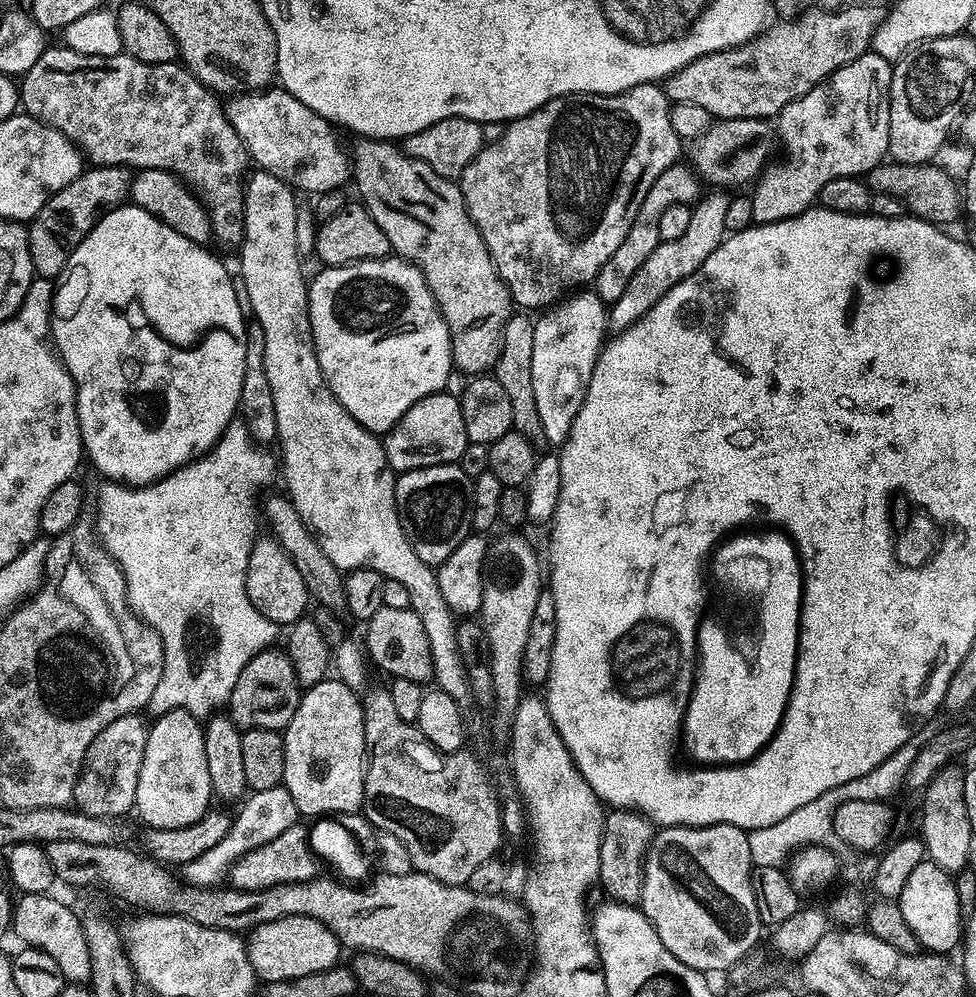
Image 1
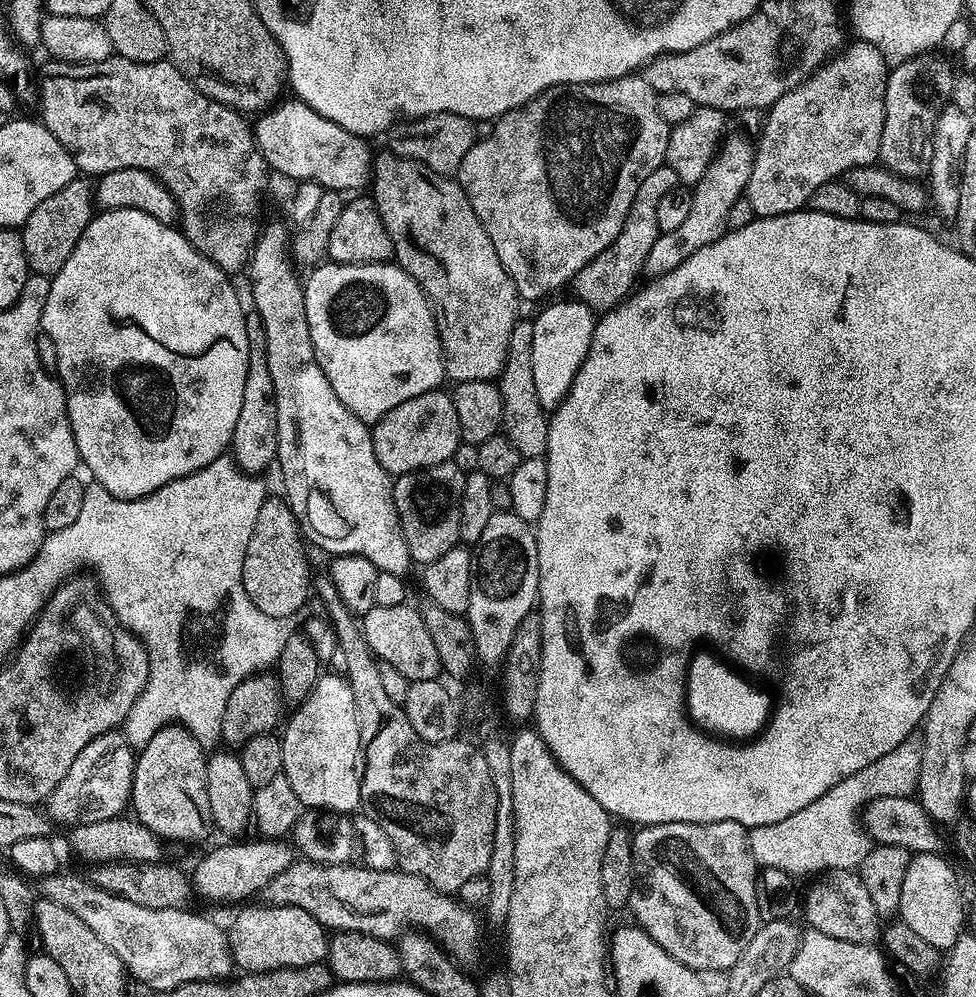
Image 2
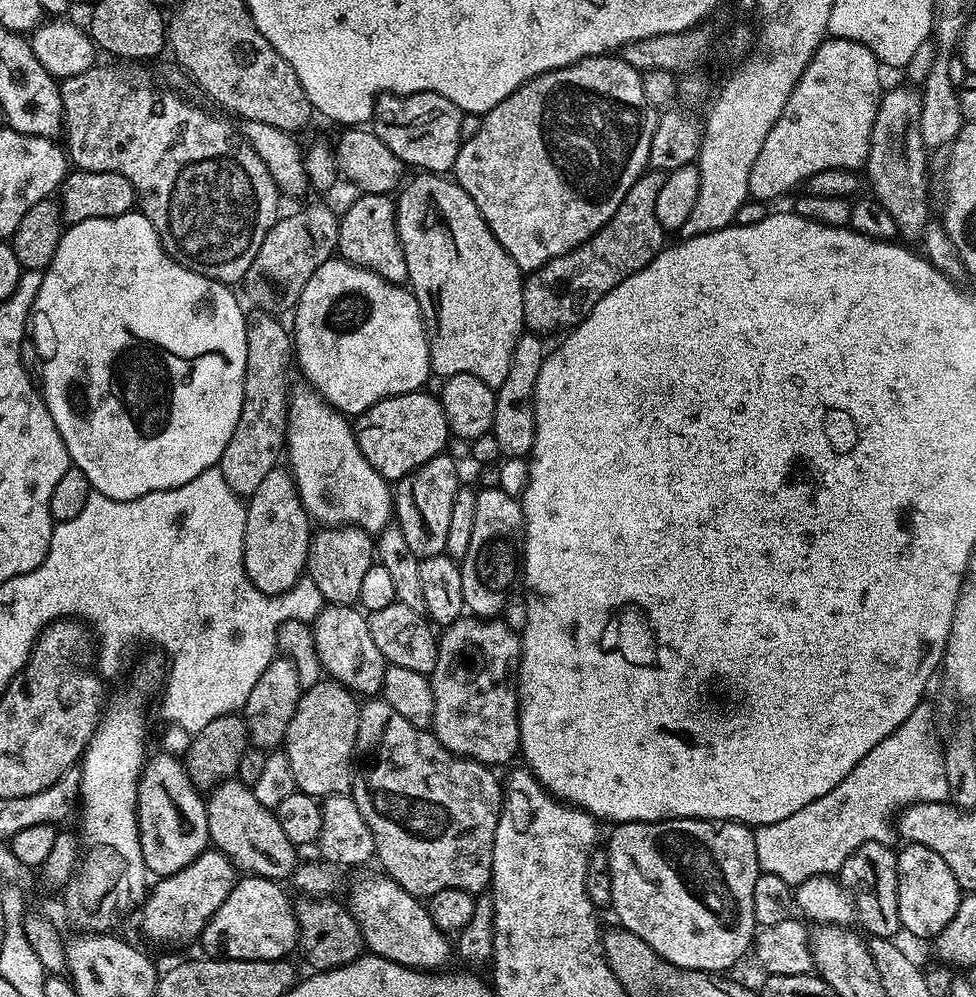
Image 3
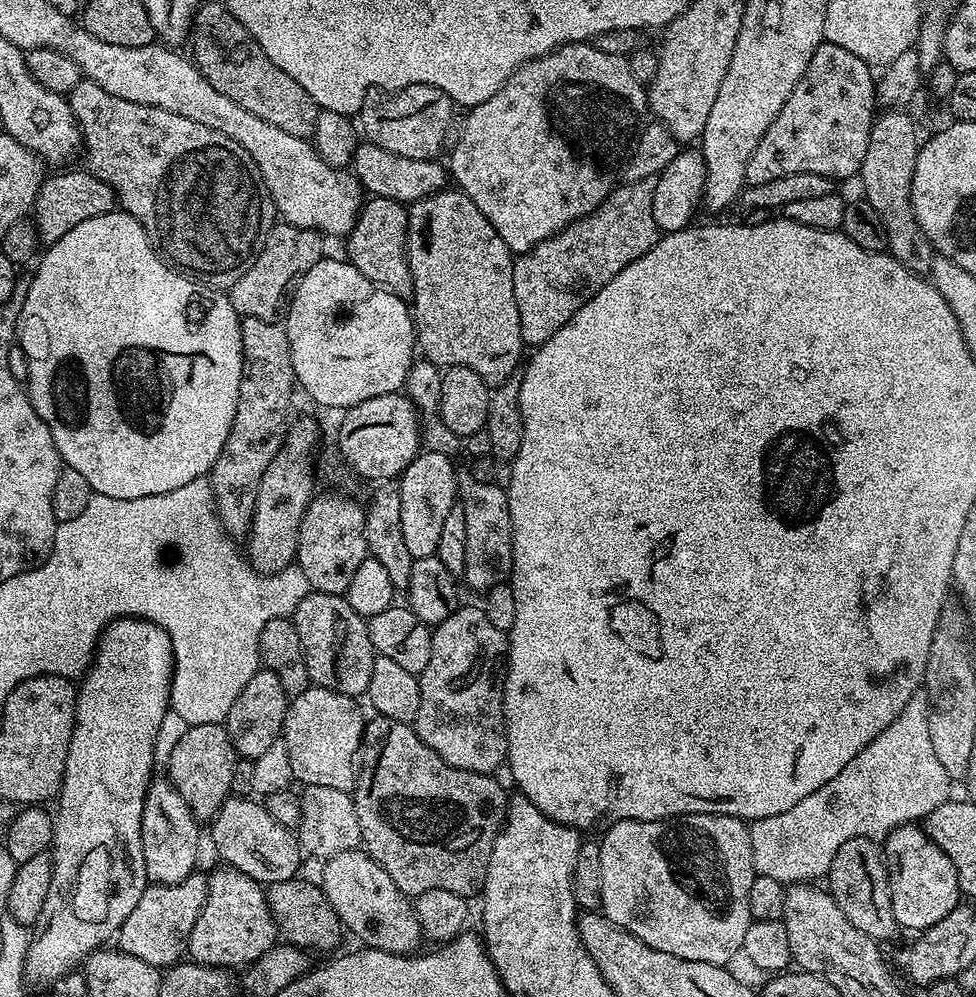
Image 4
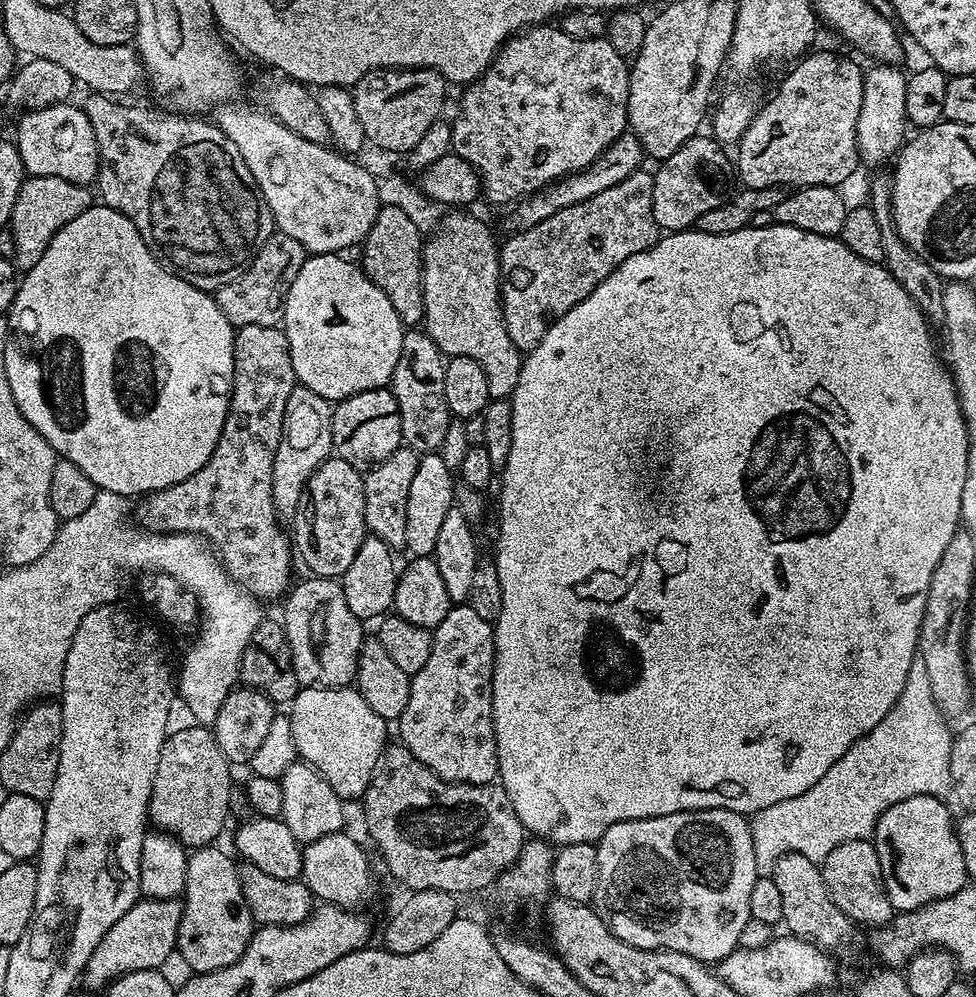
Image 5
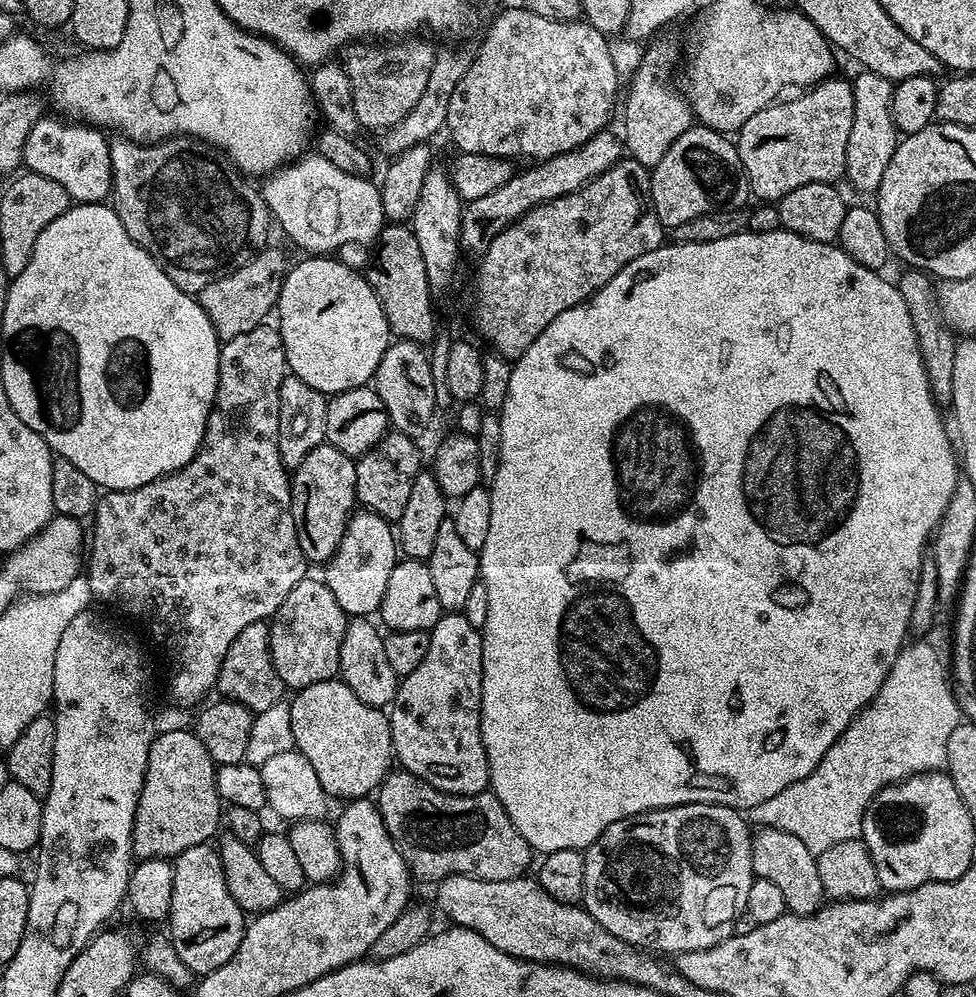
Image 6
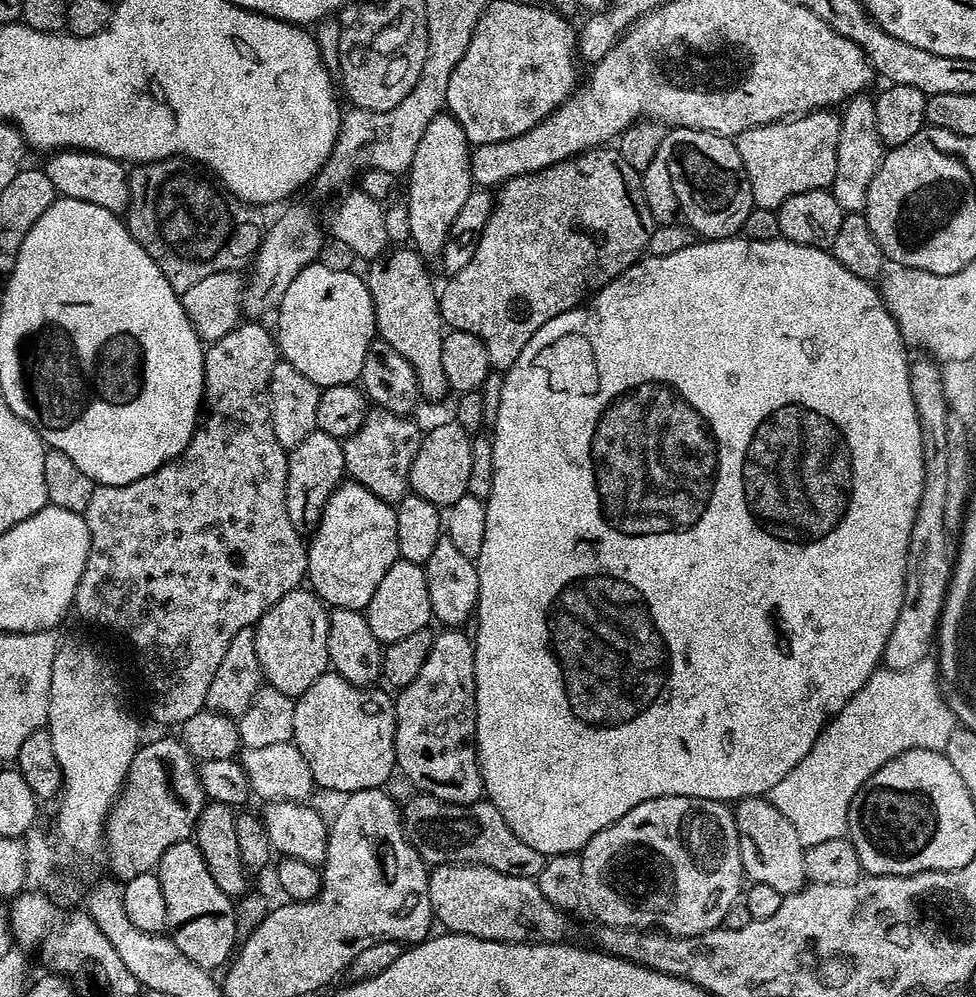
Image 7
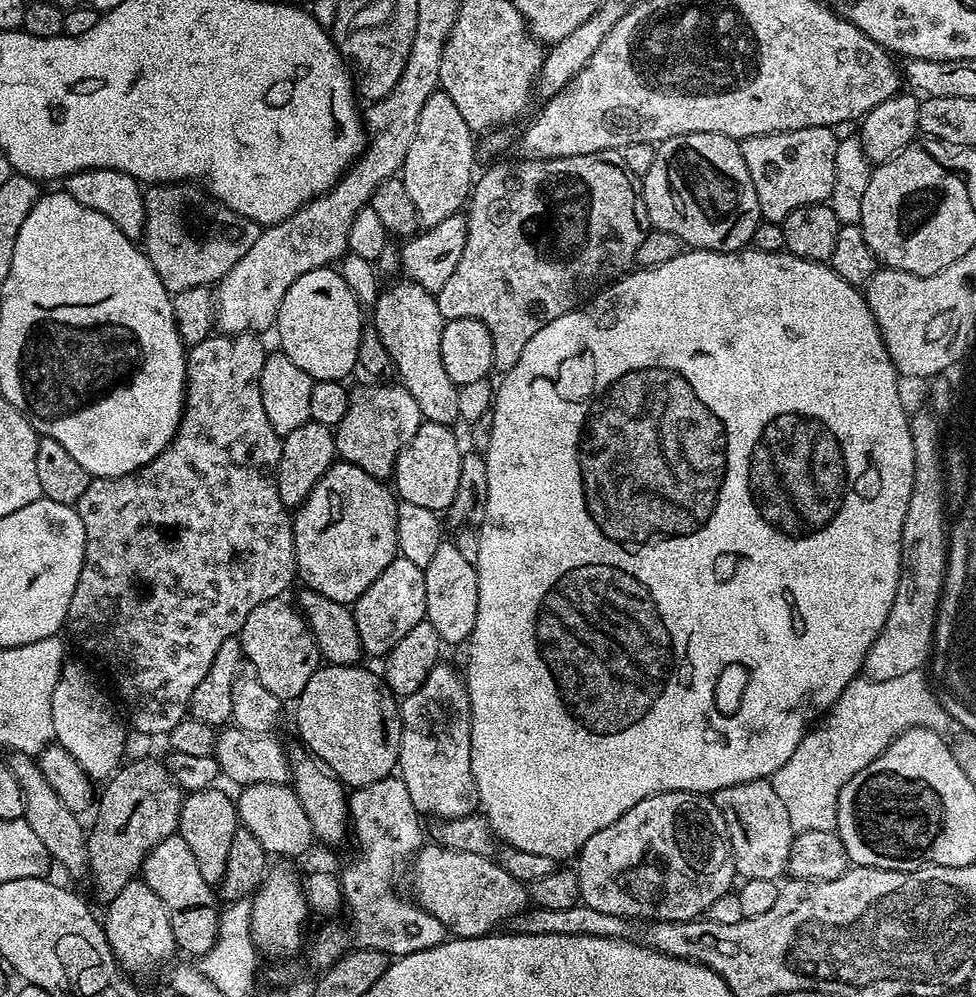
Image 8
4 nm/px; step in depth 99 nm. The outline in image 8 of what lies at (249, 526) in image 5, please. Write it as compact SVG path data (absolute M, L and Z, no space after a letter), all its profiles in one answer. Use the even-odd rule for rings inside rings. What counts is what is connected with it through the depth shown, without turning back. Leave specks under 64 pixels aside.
M238 332L235 334L210 334L202 342L191 345L186 352L186 367L184 369L184 402L180 413L180 424L176 427L176 434L172 440L161 450L153 460L148 464L143 464L141 468L135 472L128 472L124 476L110 476L107 478L93 478L90 486L86 486L86 492L78 498L78 502L74 505L76 512L82 518L82 526L84 527L84 539L86 541L86 551L84 554L84 569L78 578L78 586L74 590L74 598L70 598L70 606L68 607L68 619L66 621L67 631L72 631L72 636L85 648L88 652L93 652L96 656L101 656L106 663L112 667L112 672L116 675L116 684L120 687L120 692L124 695L124 700L129 704L128 712L132 715L132 724L144 736L160 736L167 737L170 730L174 730L174 726L178 726L178 722L185 719L186 709L189 700L198 682L202 682L202 678L206 678L206 674L210 670L210 662L214 662L214 654L218 654L218 646L222 646L222 642L233 639L239 633L240 627L246 622L246 614L250 614L250 610L254 610L254 606L258 606L263 600L274 600L285 595L284 591L292 584L292 579L297 579L296 570L296 551L294 550L294 538L292 537L292 521L286 506L280 497L278 490L278 482L276 481L276 467L280 461L280 441L281 437L276 435L274 426L270 426L270 422L266 418L266 410L262 406L262 394L260 393L260 379L262 378L262 366L266 355L266 347L259 335L251 332Z

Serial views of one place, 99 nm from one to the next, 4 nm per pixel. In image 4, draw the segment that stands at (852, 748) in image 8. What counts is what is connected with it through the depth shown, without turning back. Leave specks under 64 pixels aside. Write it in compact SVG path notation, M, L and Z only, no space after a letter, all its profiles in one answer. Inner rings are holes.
M911 700L906 710L902 710L902 714L898 714L898 718L894 718L894 722L890 722L890 726L886 726L886 730L882 730L882 734L870 742L870 746L858 750L858 754L854 754L854 758L842 766L842 774L830 778L826 786L818 786L814 794L802 798L798 806L790 806L786 814L751 821L748 833L756 874L774 878L785 886L819 881L819 876L820 879L827 877L830 862L834 862L834 854L838 854L838 846L842 846L842 842L850 842L850 838L870 838L880 842L902 824L923 821L924 817L950 799L951 792L948 791L952 786L953 781L934 754L926 708Z

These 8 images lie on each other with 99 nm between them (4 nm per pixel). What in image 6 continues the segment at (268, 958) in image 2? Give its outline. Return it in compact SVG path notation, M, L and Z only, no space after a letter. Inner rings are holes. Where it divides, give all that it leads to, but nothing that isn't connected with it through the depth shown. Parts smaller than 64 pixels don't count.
M211 843L182 850L182 854L172 860L172 869L174 894L170 898L166 927L172 931L170 936L175 941L178 958L182 958L197 977L207 976L234 958L234 950L238 950L244 937L246 914L238 902L230 898L230 890L226 890L220 853Z

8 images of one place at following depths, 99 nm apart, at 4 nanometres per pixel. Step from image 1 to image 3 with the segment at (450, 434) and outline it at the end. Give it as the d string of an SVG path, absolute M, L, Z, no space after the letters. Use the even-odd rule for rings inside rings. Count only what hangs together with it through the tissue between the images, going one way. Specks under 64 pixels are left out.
M428 390L407 392L386 398L355 417L354 431L366 462L378 470L385 480L395 482L418 466L430 462L449 447L448 419L439 399Z

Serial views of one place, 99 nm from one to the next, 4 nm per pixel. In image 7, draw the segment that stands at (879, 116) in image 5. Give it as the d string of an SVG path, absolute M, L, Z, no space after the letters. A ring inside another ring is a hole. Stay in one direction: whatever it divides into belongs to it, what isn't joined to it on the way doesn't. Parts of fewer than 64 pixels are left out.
M866 94L852 97L844 106L841 115L838 165L830 189L846 214L863 211L870 182L877 174L877 168L883 160L883 153L884 143L877 130L875 101Z

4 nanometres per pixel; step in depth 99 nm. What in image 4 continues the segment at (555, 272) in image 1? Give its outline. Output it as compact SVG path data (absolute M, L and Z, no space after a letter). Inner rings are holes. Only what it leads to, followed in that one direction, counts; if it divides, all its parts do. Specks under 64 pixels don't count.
M592 42L564 44L561 48L553 48L545 56L540 56L529 64L523 64L493 96L486 98L486 102L475 104L474 107L467 109L468 117L459 125L461 137L458 138L457 144L450 148L452 157L446 160L446 164L450 169L450 176L454 184L456 180L455 187L466 193L470 202L474 202L474 206L478 206L478 210L482 210L482 214L490 222L490 226L494 226L494 230L498 230L502 242L506 242L510 251L514 254L528 252L534 246L538 246L538 242L556 236L566 226L570 226L583 216L589 216L612 193L618 180L618 173L630 151L630 142L635 141L641 131L642 121L645 119L643 116L647 117L649 112L645 89L634 78L625 57L606 54L602 50L598 50L595 43Z

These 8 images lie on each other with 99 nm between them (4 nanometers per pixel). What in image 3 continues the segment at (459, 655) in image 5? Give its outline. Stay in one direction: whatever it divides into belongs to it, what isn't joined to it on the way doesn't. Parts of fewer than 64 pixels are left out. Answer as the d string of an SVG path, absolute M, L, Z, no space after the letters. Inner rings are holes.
M461 618L447 625L438 638L438 662L434 666L432 675L432 689L434 690L434 700L436 702L434 710L434 718L432 719L431 731L438 738L438 742L442 742L442 746L446 746L446 750L450 750L456 756L465 756L468 760L477 760L479 764L489 766L497 766L496 764L511 765L512 759L517 759L520 752L520 698L518 695L517 680L520 670L520 638L521 633L516 632L508 624L503 624L500 618Z

